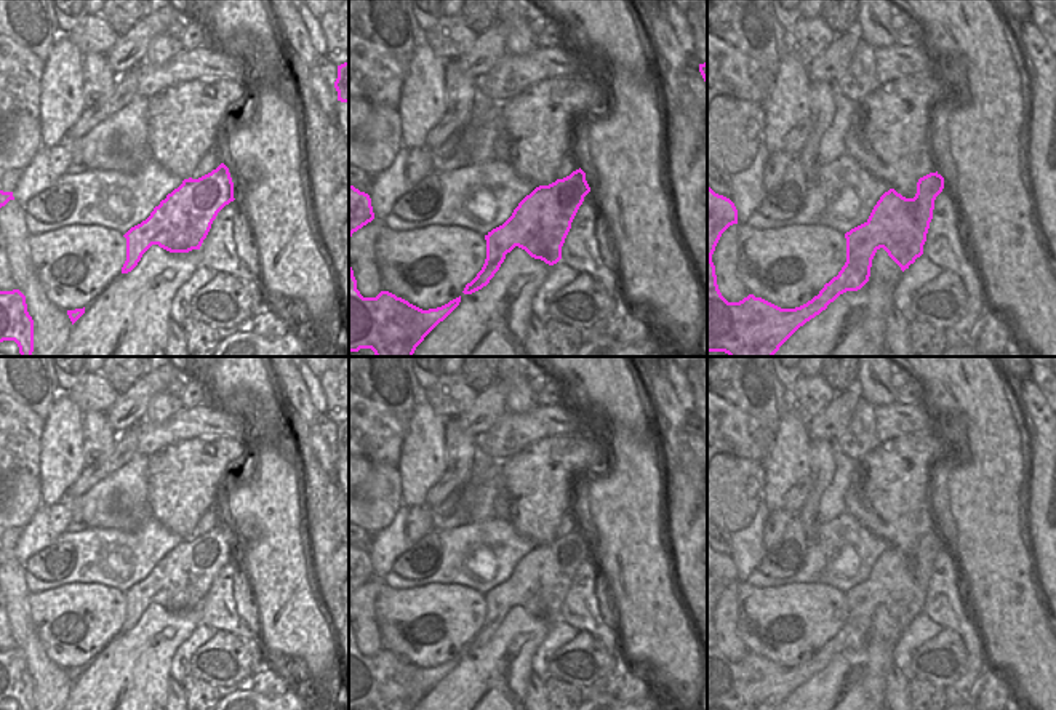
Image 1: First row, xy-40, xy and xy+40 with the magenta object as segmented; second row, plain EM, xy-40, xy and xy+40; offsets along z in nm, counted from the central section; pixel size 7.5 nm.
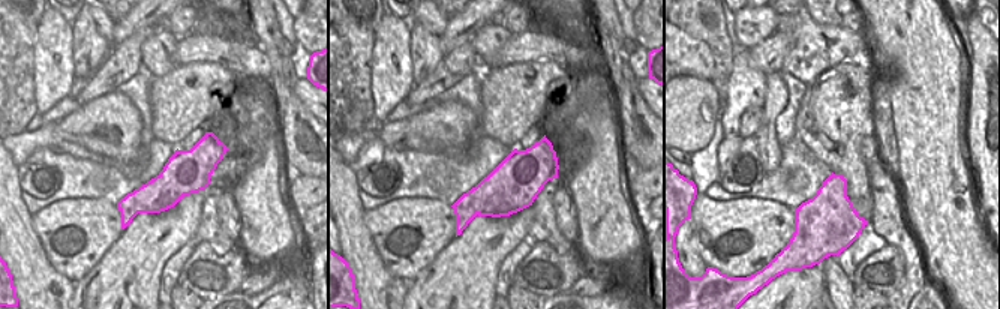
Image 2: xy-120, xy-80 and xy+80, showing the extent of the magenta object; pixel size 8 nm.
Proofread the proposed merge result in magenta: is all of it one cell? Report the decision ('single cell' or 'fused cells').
fused cells

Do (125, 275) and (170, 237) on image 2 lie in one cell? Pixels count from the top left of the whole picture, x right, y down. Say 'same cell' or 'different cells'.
same cell

